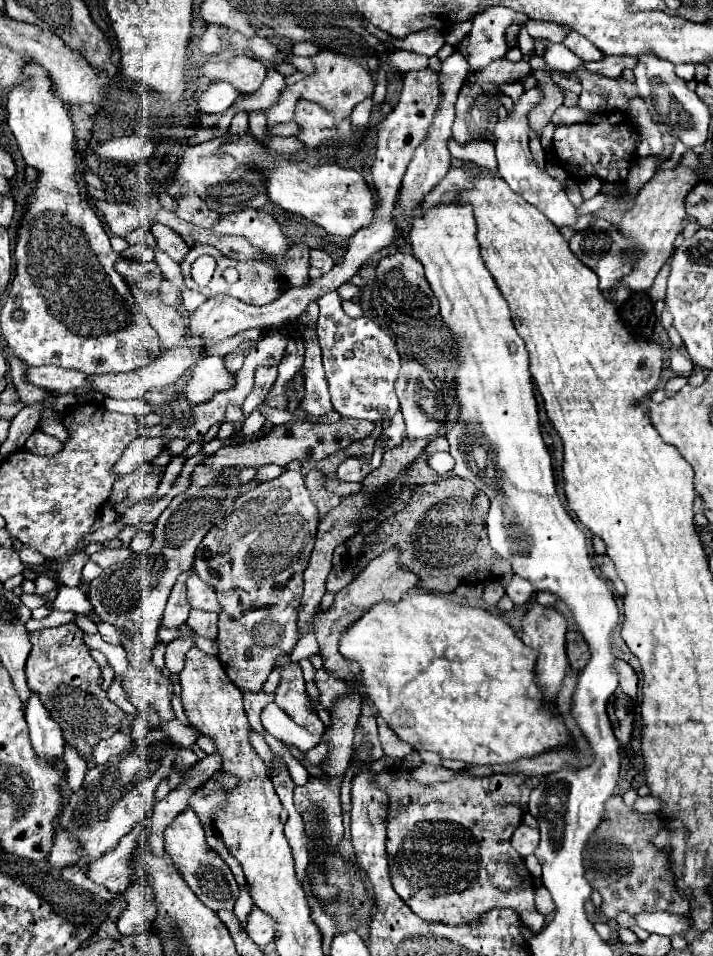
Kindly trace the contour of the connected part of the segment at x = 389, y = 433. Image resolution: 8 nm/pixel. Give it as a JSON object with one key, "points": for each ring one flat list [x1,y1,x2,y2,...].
{"points":[[397,412,395,414,395,418,391,420,391,428,387,428,383,434,381,434,381,438,379,440,383,440,383,452,387,452,387,450,391,450,391,448,395,448,395,446,399,446,403,440,401,440,401,436,403,436,403,422,401,422,401,412]]}

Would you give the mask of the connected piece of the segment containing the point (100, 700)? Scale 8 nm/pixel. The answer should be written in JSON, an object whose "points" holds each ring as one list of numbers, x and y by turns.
{"points":[[73,622,31,632,29,640,33,644,25,666,29,690,41,698,49,716,61,726,65,742,73,746,83,760,93,764,93,748,103,738,119,732,127,714,111,702,107,692,101,688,101,668,91,658,89,648,83,642,83,632]]}

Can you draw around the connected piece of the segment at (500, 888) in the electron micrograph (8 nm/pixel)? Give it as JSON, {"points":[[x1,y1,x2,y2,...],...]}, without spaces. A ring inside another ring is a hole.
{"points":[[403,772,387,786,387,794,391,798,387,816,387,854,391,882,401,900,419,918,447,926,475,926,487,910,515,908,523,924,533,934,543,930,545,916,537,912,533,902,533,876,525,868,523,858,517,856,511,846,511,834,521,824,529,792,537,780,541,778,527,778,517,774,495,774,487,778,457,776,453,782,421,788,421,784]]}

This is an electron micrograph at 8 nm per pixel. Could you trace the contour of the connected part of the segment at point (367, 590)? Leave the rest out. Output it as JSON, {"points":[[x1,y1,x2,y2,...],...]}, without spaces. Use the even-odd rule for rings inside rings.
{"points":[[389,548,387,552,383,552,383,556,377,556,375,560,371,560,365,566,365,570,361,574,357,574,355,580,349,586,345,586,347,590,339,590,335,594,333,606,317,618,317,622,315,622,315,636,317,636,319,648,321,648,323,668,327,672,333,672,333,676,337,676,341,680,349,680,349,682,357,680,357,664,349,664,349,662,345,662,343,656,339,656,337,642,339,642,341,630,347,628,349,624,353,624,353,620,357,620,363,612,367,612,375,602,381,602,381,598,389,600,389,602,397,602,397,600,401,600,407,594,407,590,417,586,419,576,409,572,409,570,403,570,397,560,399,560,397,548]]}

